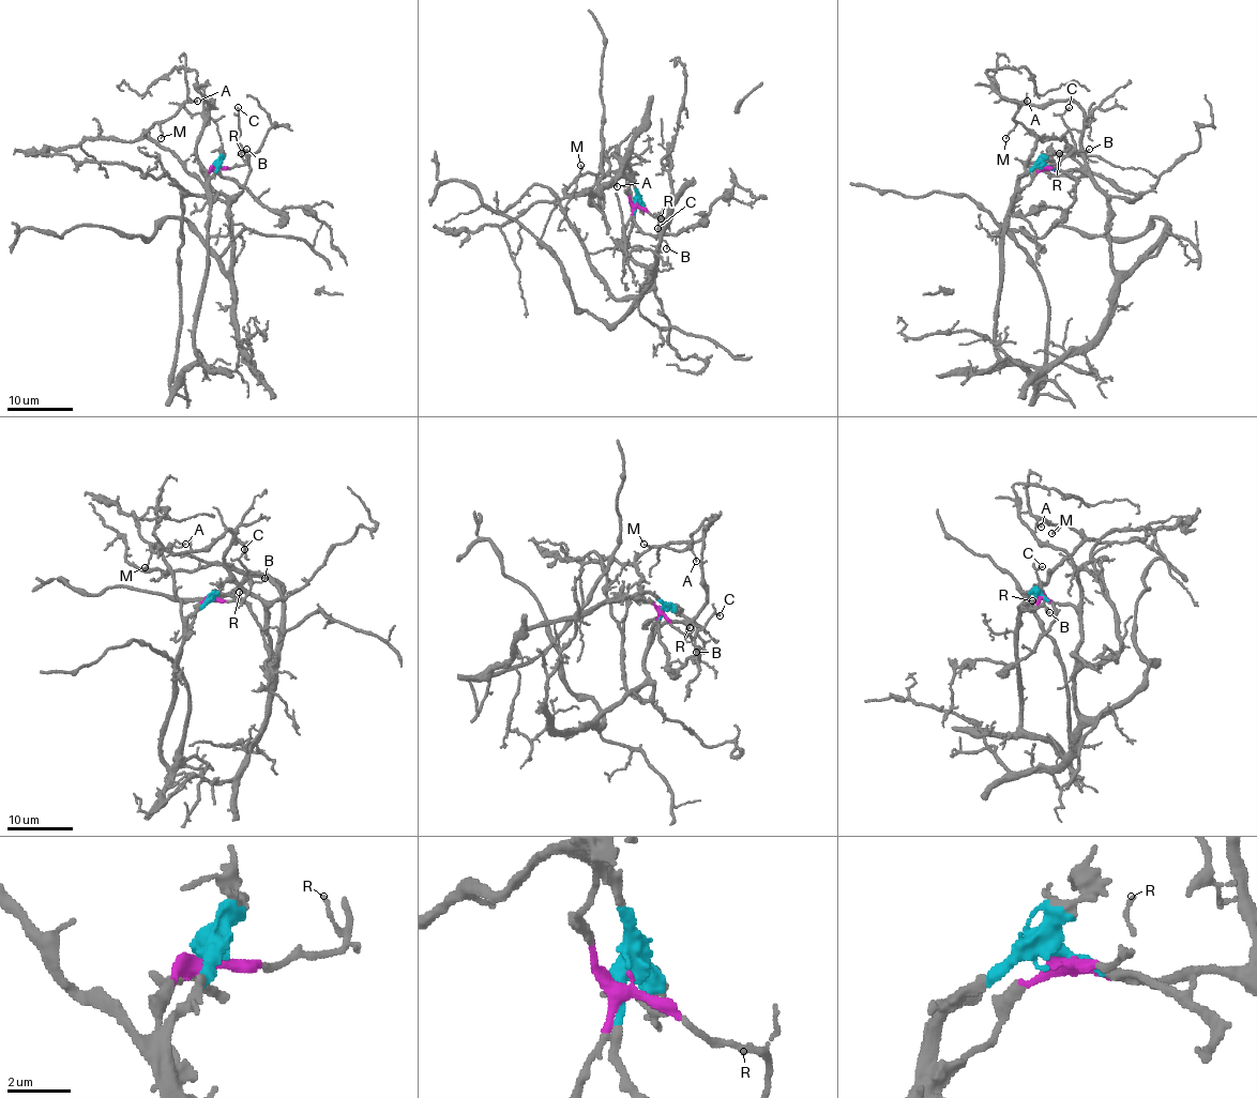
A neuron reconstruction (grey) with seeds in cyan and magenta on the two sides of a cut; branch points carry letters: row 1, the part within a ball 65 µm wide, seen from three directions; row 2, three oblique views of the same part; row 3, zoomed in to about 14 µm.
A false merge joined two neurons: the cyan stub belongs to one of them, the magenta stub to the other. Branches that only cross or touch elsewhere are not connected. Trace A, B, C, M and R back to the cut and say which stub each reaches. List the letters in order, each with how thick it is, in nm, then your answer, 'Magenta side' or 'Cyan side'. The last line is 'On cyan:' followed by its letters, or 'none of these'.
A: Thickness 90 nm. Cyan side
B: Thickness 100 nm. Magenta side
C: Thickness 110 nm. Magenta side
M: Thickness 110 nm. Cyan side
R: Thickness 100 nm. Magenta side
On cyan: A, M

